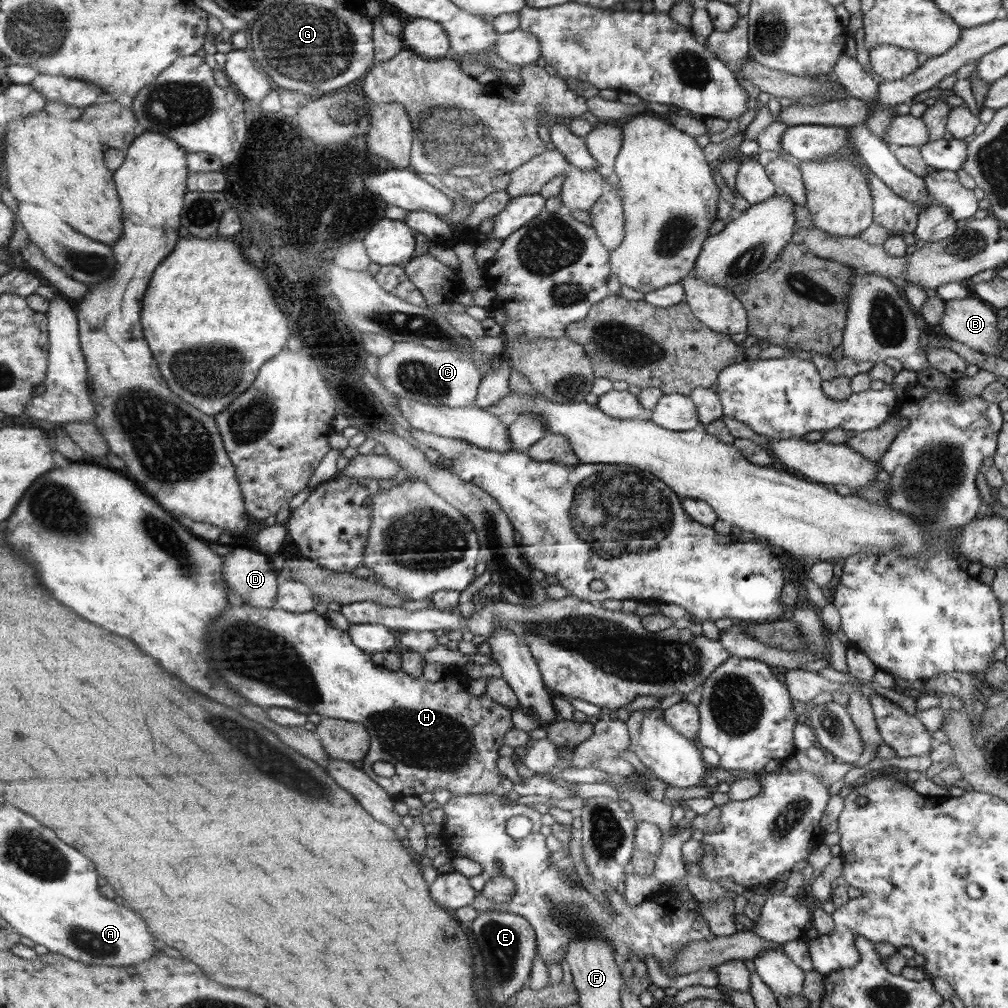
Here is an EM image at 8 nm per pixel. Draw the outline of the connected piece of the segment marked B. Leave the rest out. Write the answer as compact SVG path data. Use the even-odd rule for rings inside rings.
M970 294L970 297L964 299L947 301L947 310L945 310L944 316L940 317L940 324L936 324L934 331L978 352L1001 356L1001 350L1004 348L999 344L998 320L997 310Z

